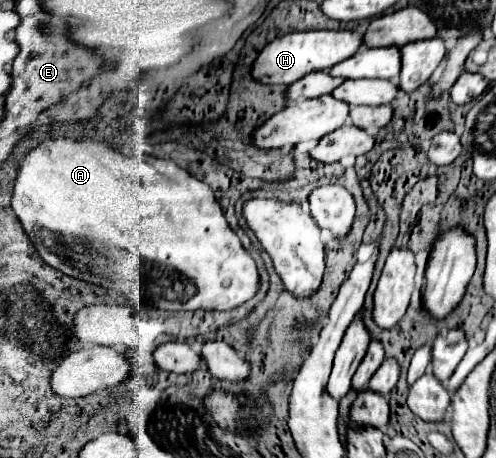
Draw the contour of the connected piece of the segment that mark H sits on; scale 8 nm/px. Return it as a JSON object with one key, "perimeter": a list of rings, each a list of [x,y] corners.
{"perimeter":[[[295,31],[273,39],[263,47],[251,67],[251,77],[263,85],[291,85],[313,71],[325,71],[339,61],[349,59],[361,45],[361,35],[355,31]]]}

